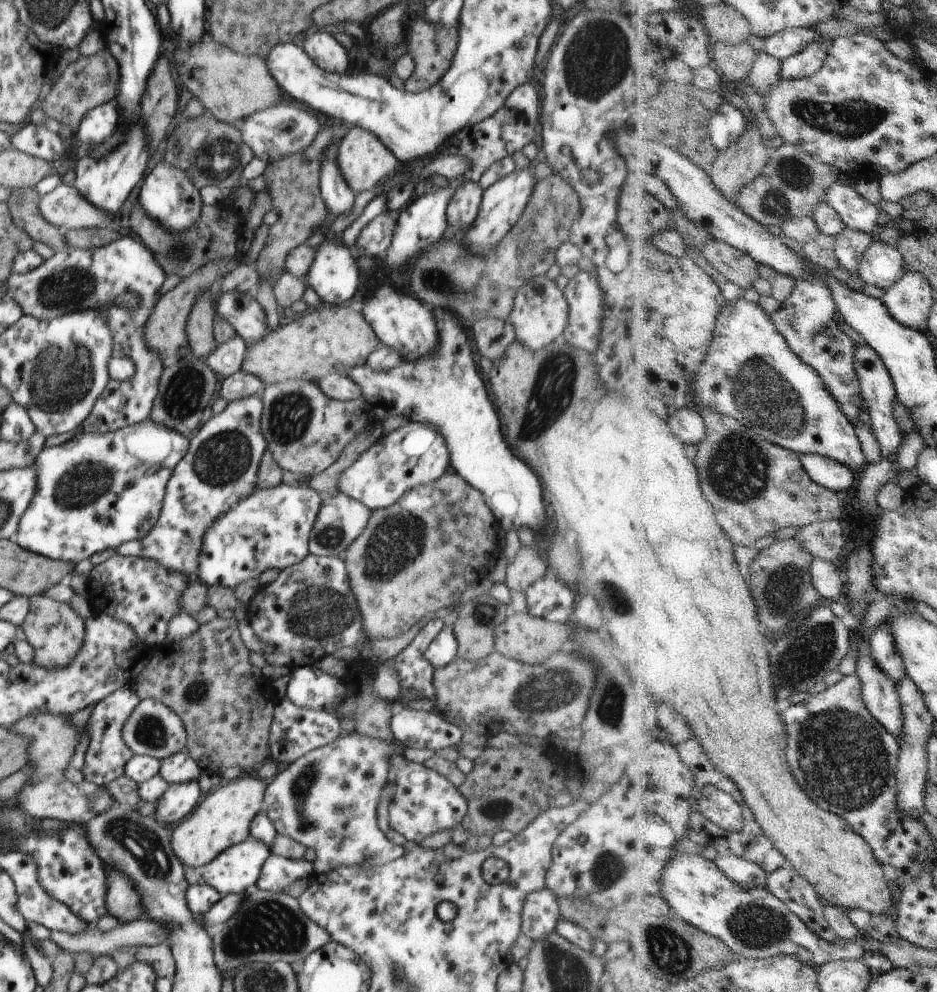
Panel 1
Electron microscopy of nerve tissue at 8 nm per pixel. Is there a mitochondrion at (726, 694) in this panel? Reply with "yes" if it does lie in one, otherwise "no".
no

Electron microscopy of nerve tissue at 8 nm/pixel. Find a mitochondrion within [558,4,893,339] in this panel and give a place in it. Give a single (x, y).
(596, 60)

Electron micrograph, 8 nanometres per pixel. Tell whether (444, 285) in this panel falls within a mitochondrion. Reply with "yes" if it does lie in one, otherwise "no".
yes

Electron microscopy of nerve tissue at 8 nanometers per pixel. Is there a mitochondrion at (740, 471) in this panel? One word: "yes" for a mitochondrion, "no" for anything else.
yes

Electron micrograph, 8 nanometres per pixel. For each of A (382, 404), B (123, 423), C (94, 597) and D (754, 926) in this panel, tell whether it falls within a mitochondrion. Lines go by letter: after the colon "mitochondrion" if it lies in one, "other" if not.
A: other
B: other
C: other
D: mitochondrion

